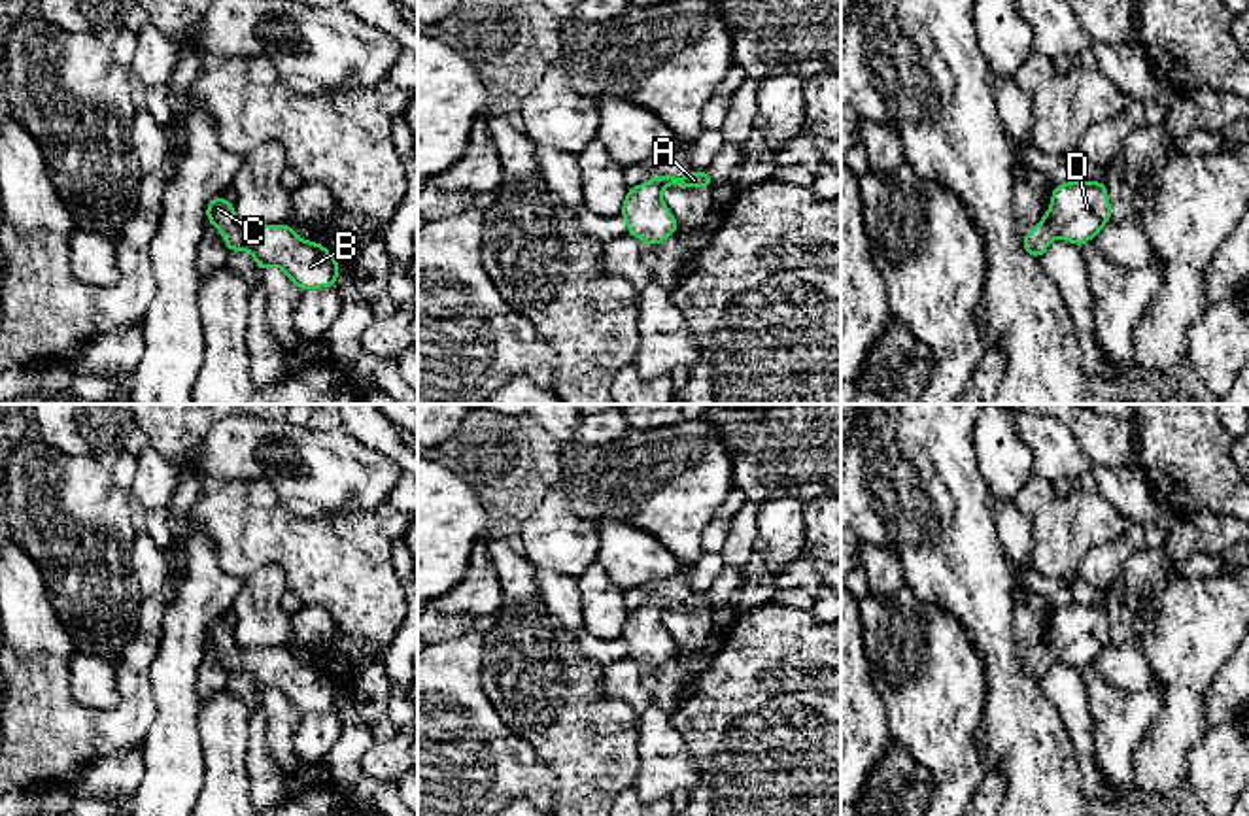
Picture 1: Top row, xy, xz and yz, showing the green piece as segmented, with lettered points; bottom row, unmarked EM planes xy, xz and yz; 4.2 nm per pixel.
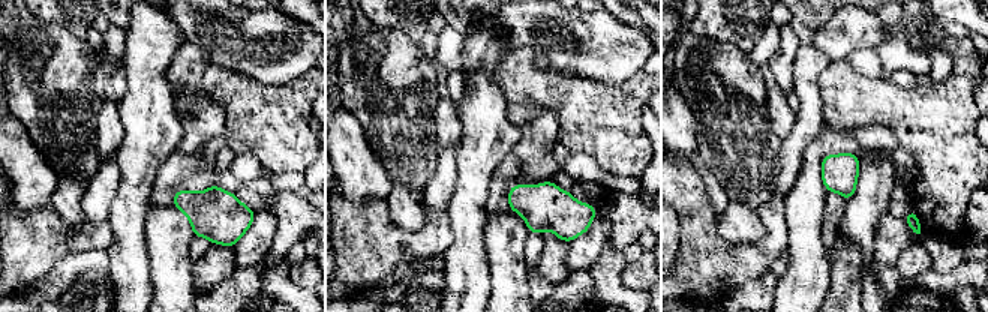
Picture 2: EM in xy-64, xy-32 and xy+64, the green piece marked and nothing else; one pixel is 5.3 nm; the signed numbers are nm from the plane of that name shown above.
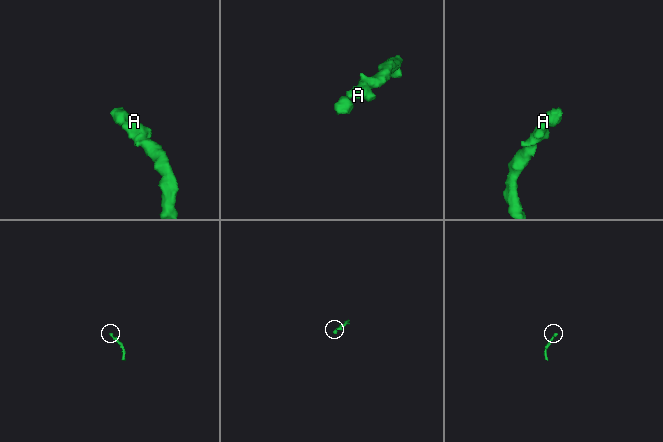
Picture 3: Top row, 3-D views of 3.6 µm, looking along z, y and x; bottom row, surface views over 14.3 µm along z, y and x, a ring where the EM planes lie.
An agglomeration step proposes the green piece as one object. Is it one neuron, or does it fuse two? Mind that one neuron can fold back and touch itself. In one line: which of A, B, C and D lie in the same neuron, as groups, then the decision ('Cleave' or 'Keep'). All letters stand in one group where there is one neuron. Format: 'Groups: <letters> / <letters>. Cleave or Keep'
Groups: A B C D. Keep

